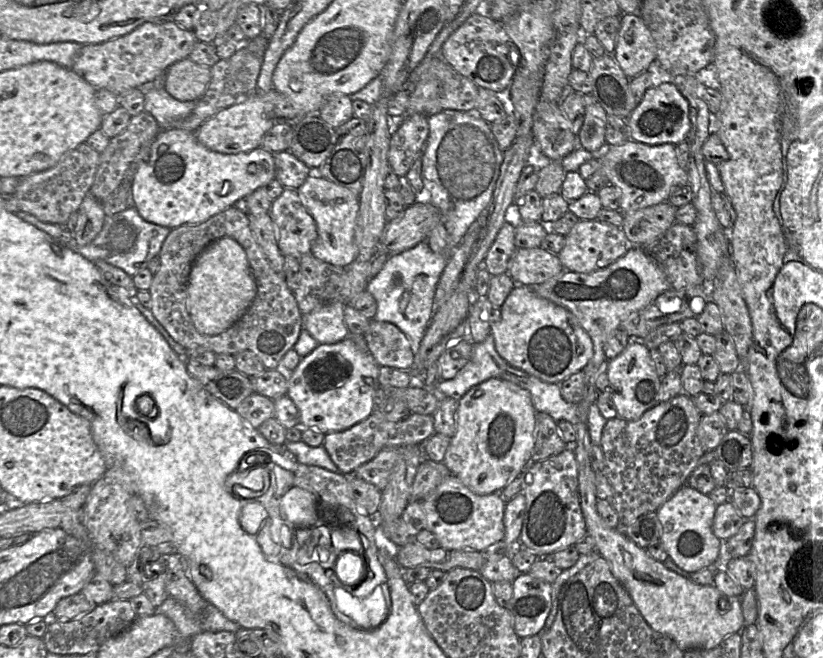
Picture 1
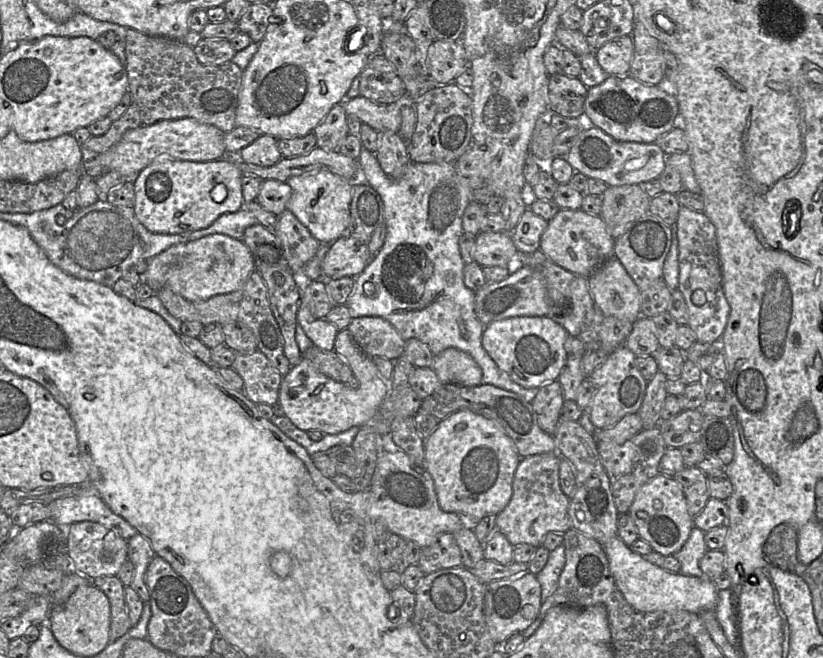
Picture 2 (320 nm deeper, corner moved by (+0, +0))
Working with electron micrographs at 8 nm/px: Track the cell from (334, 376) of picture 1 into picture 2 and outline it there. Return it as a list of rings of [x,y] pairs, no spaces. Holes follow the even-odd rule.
[[[348,328],[338,331],[334,351],[344,359],[359,381],[357,389],[351,389],[346,383],[325,376],[305,358],[297,365],[291,366],[282,378],[278,403],[285,416],[297,428],[306,432],[314,430],[324,434],[338,434],[353,426],[366,425],[392,389],[391,381],[382,378],[372,358],[358,347]]]

